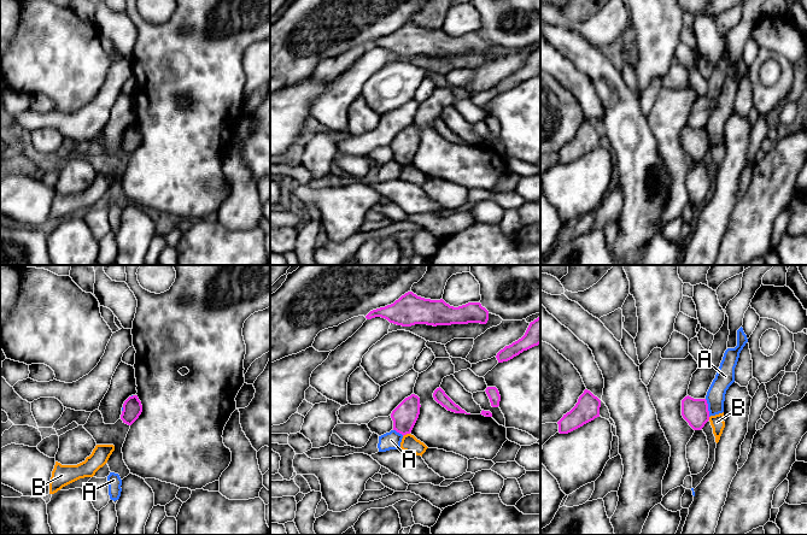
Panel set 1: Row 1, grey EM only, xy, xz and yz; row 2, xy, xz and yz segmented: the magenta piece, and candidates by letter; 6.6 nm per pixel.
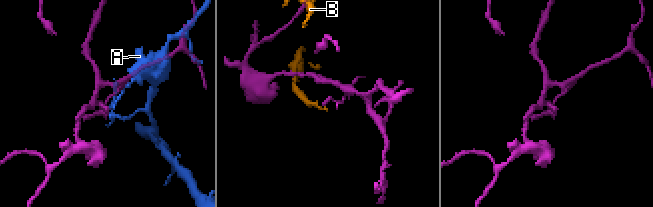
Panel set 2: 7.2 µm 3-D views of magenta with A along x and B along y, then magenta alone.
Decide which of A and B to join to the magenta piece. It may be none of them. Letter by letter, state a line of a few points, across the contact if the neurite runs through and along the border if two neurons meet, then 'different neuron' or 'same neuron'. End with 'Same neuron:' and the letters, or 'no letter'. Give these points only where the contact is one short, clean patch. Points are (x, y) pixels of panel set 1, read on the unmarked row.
A: line yz (705, 129), (709, 146); different neuron
B: line xz (409, 163), (403, 166); different neuron
Same neuron: no letter

